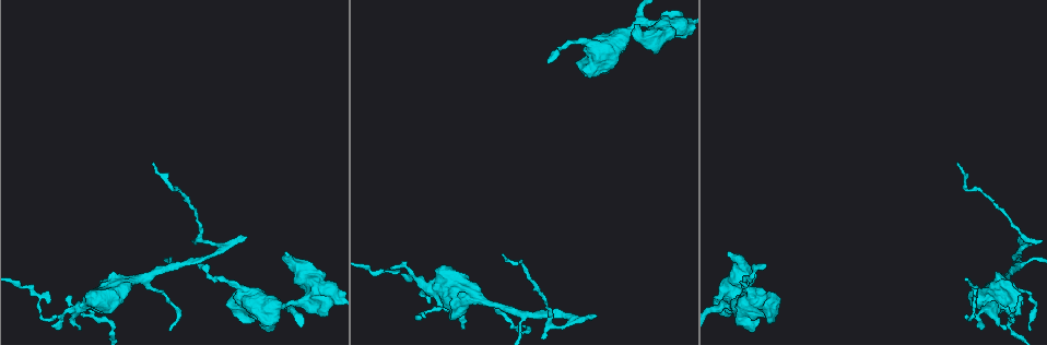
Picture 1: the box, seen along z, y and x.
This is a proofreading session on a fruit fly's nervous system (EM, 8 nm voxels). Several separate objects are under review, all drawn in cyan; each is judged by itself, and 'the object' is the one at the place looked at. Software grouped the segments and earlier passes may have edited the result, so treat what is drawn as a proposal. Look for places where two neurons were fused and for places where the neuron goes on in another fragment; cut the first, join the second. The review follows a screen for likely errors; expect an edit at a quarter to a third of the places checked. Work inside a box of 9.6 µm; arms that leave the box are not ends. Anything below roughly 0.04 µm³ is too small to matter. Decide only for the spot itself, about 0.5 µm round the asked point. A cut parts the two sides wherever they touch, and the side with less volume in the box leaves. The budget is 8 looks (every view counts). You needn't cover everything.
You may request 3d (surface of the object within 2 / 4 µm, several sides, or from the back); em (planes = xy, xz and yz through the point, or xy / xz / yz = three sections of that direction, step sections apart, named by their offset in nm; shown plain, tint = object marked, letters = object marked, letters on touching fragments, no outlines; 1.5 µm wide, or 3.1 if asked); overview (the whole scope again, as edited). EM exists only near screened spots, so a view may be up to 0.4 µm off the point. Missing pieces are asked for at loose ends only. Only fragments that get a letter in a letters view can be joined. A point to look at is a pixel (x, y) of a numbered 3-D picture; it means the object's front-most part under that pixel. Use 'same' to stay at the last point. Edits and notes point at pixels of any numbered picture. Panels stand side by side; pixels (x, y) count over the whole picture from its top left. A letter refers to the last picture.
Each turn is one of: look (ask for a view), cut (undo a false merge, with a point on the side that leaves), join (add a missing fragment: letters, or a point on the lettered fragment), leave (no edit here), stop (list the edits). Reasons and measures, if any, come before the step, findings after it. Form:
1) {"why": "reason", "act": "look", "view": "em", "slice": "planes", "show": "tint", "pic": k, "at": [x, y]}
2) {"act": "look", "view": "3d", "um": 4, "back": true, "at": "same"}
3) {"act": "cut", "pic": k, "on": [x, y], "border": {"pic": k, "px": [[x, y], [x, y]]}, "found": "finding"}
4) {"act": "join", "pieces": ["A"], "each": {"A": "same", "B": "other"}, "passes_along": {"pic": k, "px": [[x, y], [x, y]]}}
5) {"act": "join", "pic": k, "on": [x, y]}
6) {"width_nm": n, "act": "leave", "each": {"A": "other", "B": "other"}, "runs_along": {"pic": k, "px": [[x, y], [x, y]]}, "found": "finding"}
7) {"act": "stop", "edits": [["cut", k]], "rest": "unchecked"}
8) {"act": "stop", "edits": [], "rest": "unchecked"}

{"why": "tapers out", "act": "look", "view": "em", "slice": "yz", "step": 8, "show": "tint", "pic": 1, "at": [244, 238]}

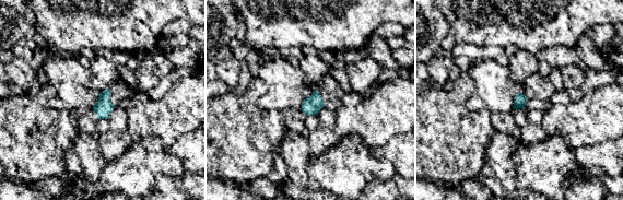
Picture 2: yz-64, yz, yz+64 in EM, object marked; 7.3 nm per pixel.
{"why": "another direction", "act": "look", "view": "em", "slice": "planes", "show": "letters", "at": "same"}

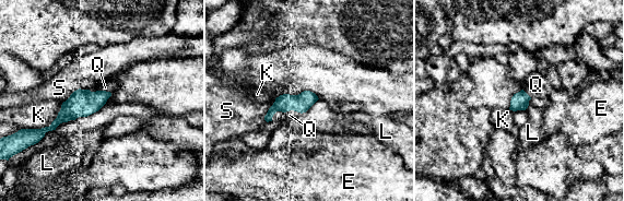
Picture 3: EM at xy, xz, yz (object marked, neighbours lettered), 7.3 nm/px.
{"act": "join", "pieces": ["Q"], "each": {"E": "other", "K": "other", "L": "other", "Q": "same", "S": "other"}, "found": "it goes on there"}

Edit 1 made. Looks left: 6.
{"why": "see it whole again", "act": "look", "view": "overview"}

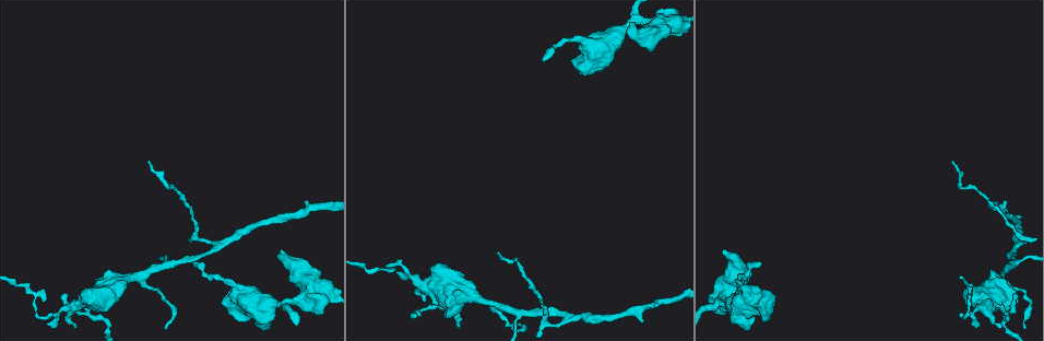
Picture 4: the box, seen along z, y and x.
{"why": "free end", "act": "look", "view": "3d", "um": 4, "pic": 4, "at": [192, 262]}

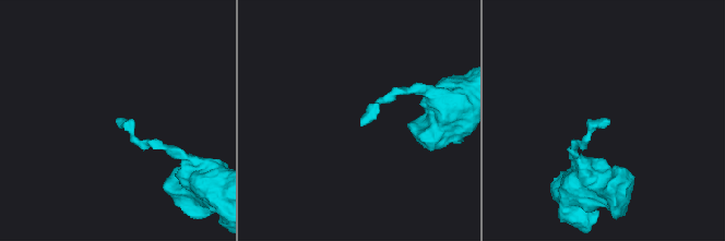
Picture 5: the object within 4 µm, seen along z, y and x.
{"why": "need the tissue", "act": "look", "view": "em", "slice": "xz", "step": 8, "show": "letters", "pic": 5, "at": [607, 120]}

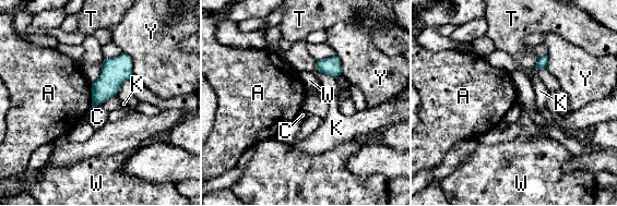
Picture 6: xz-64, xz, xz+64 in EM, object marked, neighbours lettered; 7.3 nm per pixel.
{"longest_contact_nm": ["Y", 200], "act": "leave", "each": {"A": "other", "C": "other", "K": "other", "T": "other", "W": "other", "Y": "other"}, "border": {"pic": 6, "px": [[92, 106], [96, 107]]}, "found": "none of them fits"}

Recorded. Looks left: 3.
{"act": "look", "view": "em", "slice": "xz", "step": 4, "show": "letters", "pic": 4, "at": [284, 251]}

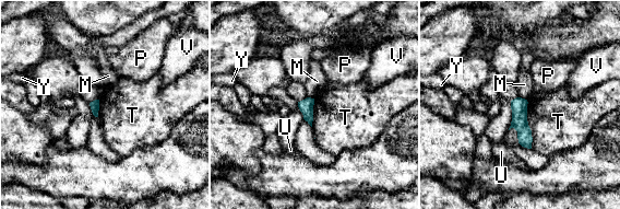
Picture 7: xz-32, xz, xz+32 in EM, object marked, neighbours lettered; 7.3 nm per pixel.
{"longest_contact_nm": ["T", 340], "act": "leave", "each": {"M": "other", "P": "other", "T": "other", "U": "other", "V": "other", "Y": "other"}, "border": {"pic": 7, "px": [[527, 103], [532, 148]]}, "found": "no lettered fragment goes on from it"}

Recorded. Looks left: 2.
{"act": "stop", "edits": [["join", 3]], "rest": "unchecked"}

